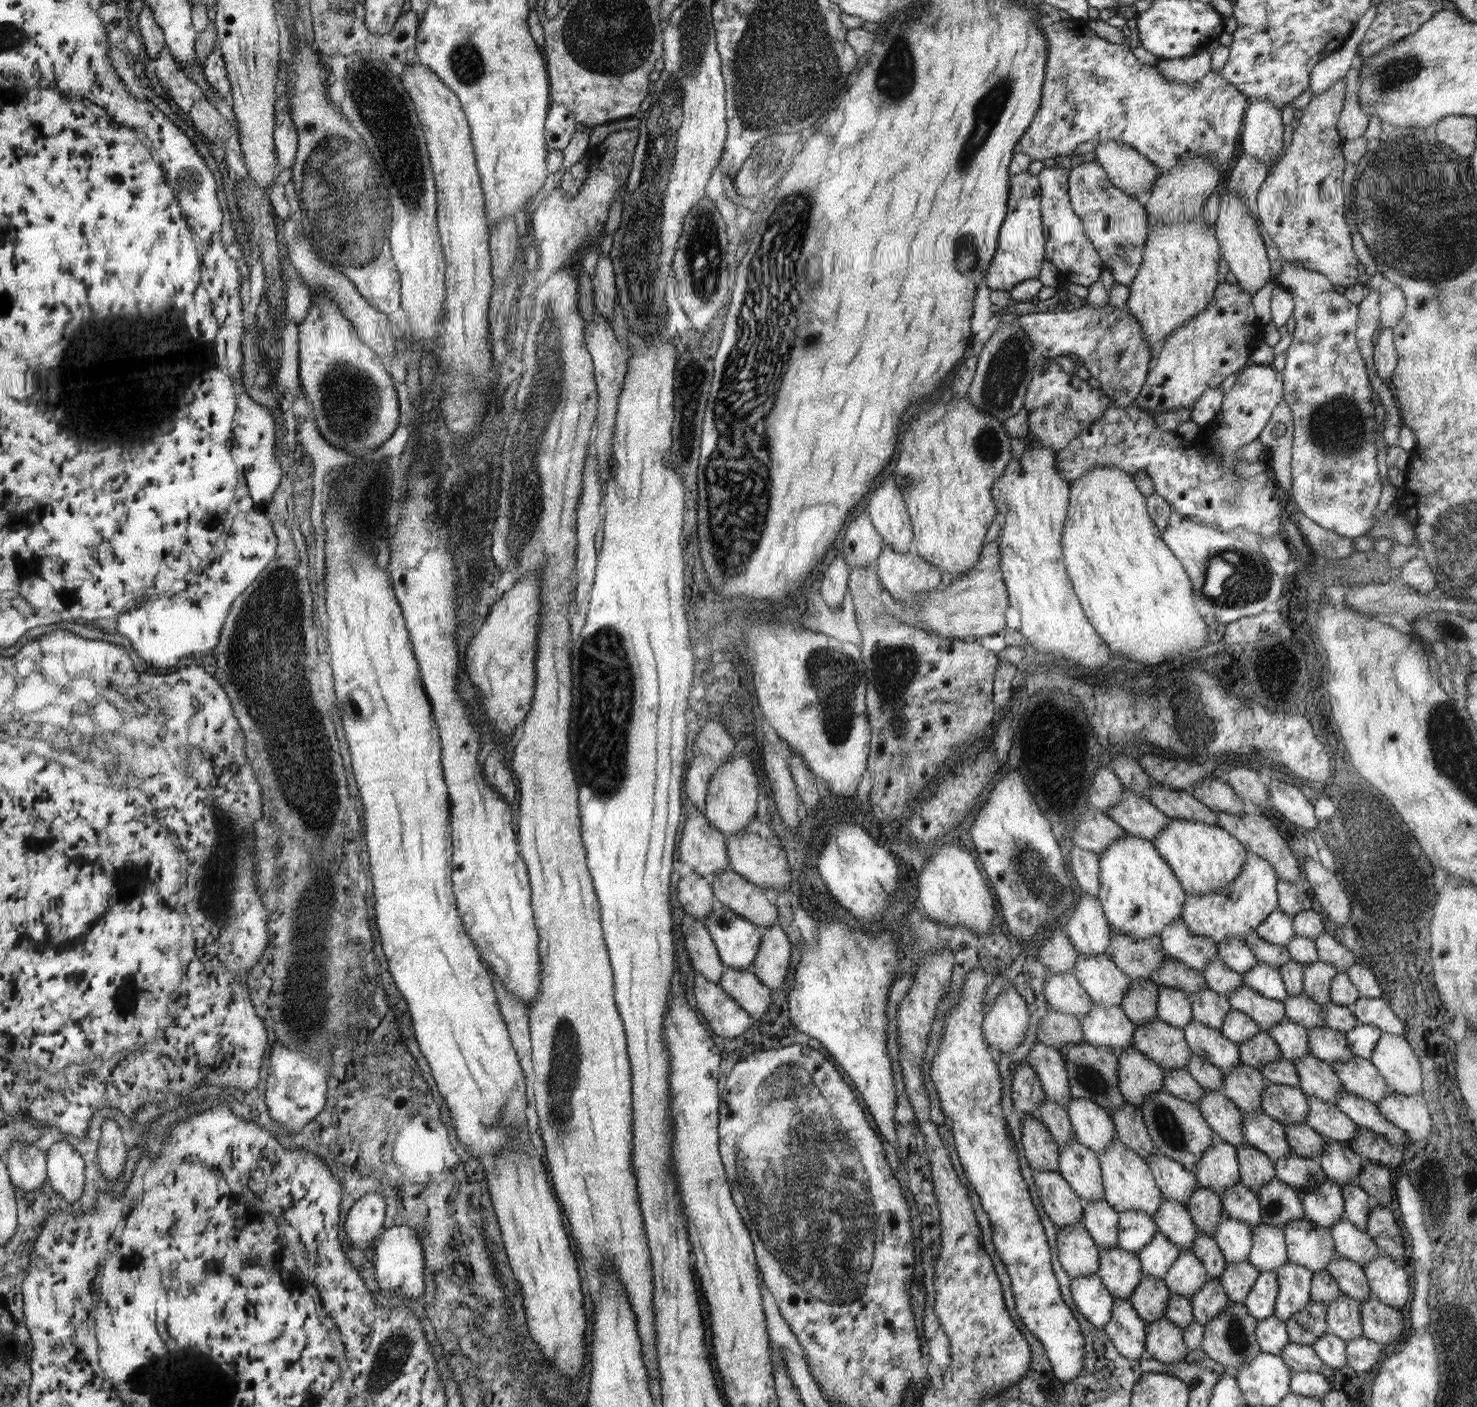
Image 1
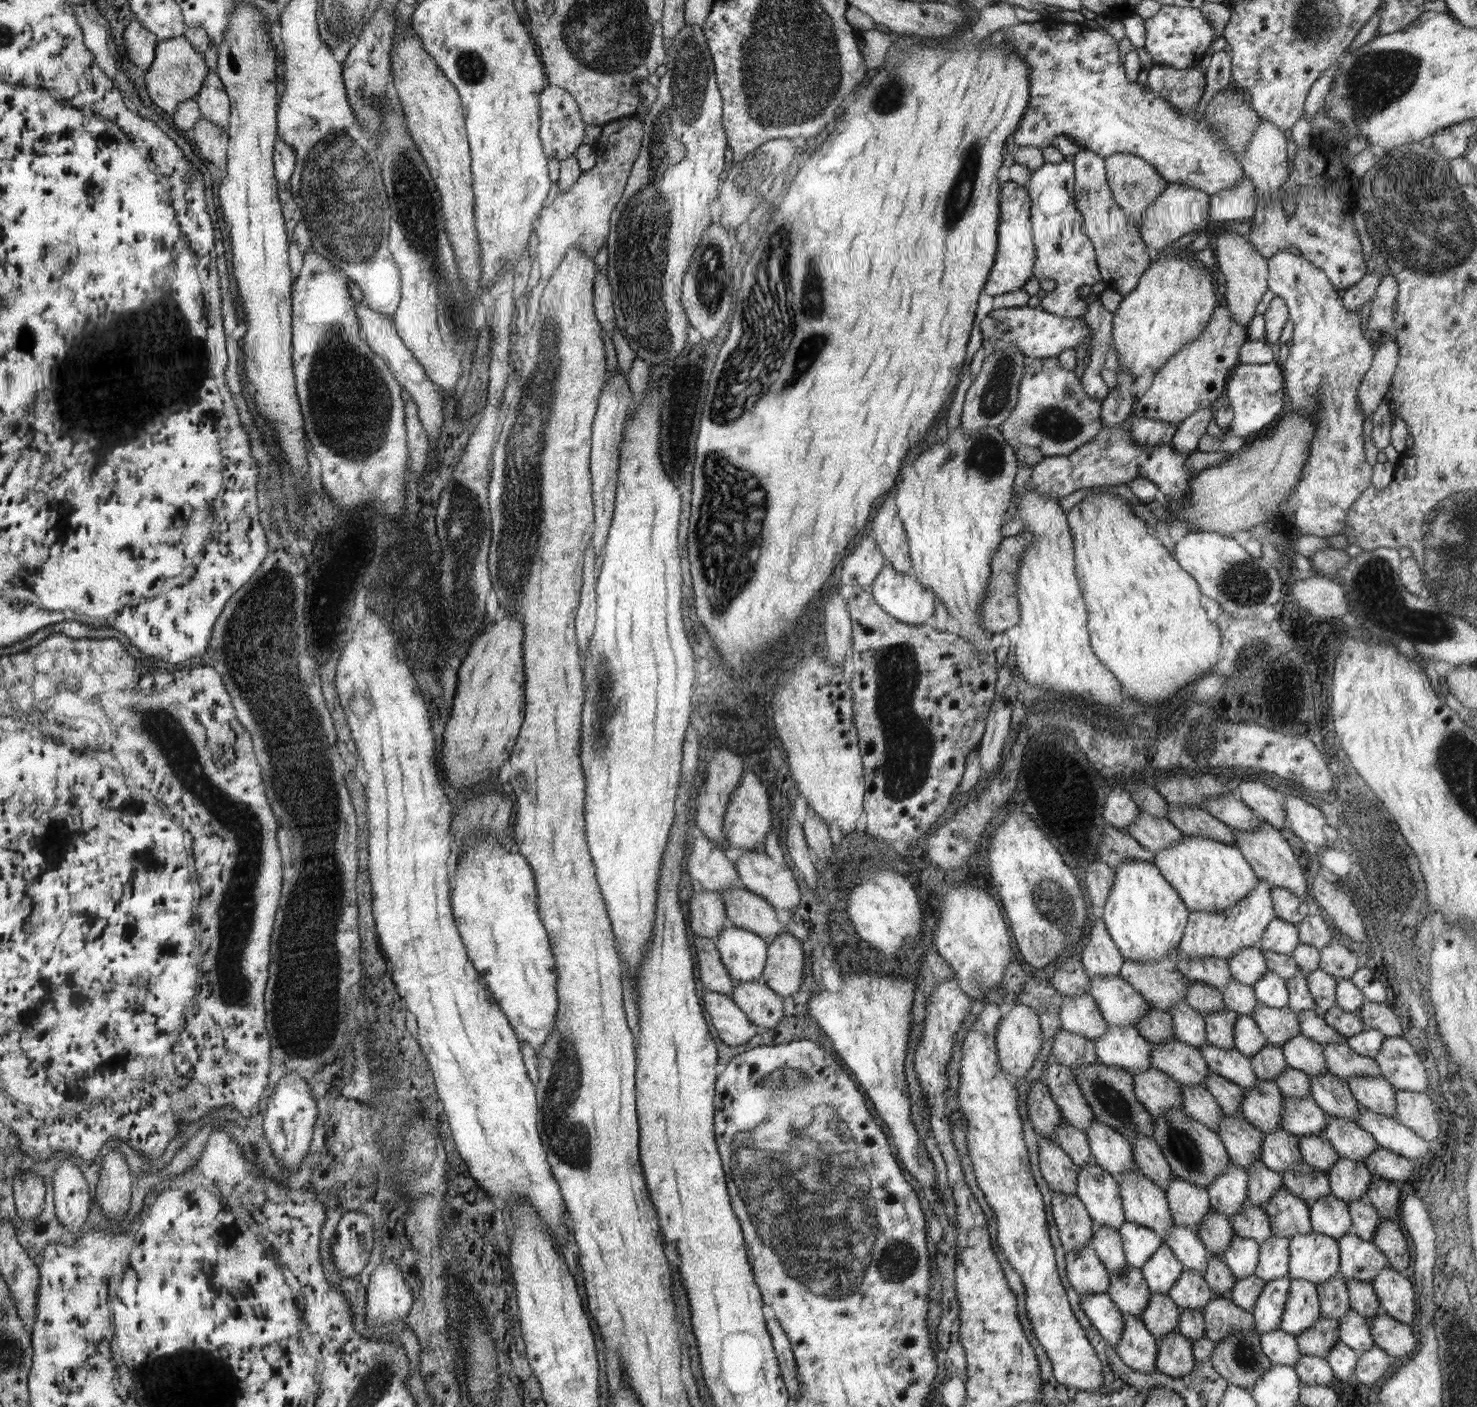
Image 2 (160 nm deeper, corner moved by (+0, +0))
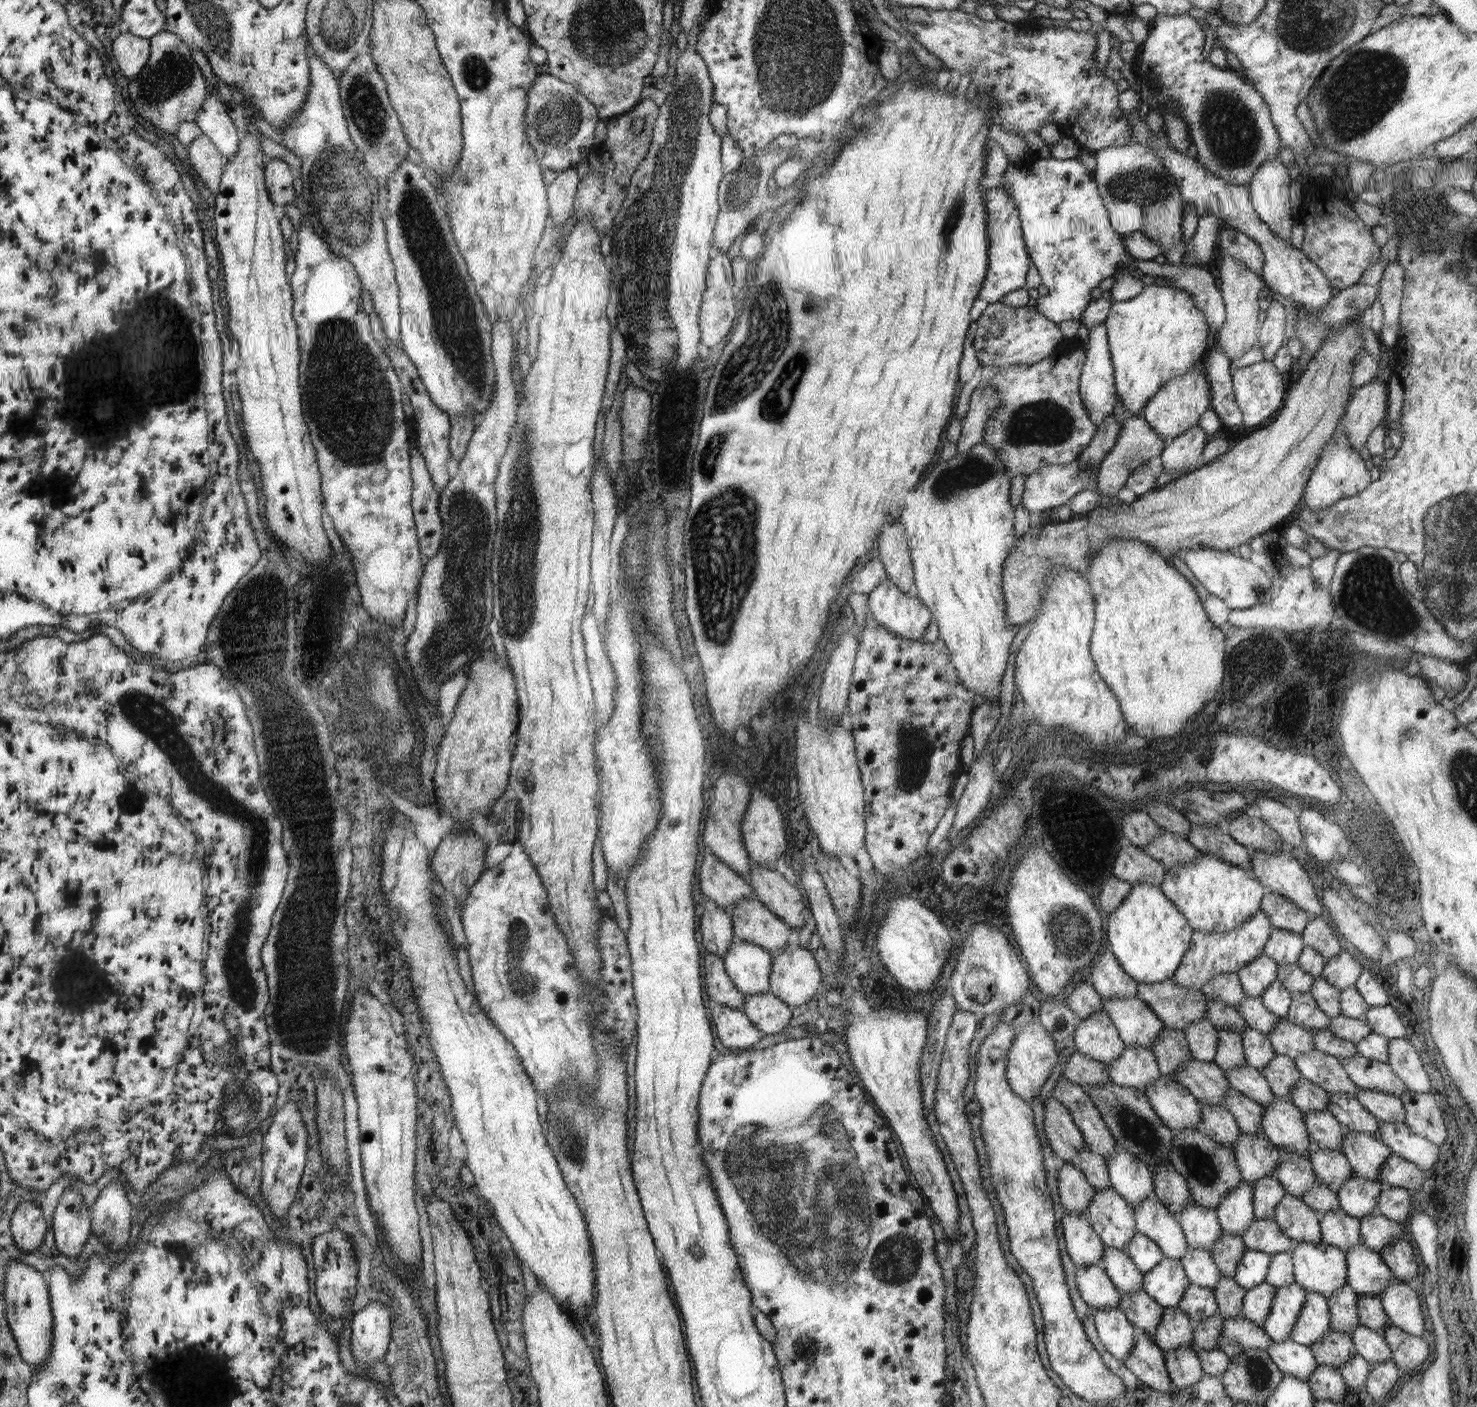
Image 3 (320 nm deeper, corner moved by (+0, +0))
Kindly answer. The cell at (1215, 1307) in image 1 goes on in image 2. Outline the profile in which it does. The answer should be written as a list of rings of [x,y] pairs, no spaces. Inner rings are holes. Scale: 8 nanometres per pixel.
[[[1214,1295],[1202,1314],[1205,1318],[1205,1337],[1215,1343],[1235,1332],[1258,1331],[1253,1314],[1236,1306],[1228,1297]]]

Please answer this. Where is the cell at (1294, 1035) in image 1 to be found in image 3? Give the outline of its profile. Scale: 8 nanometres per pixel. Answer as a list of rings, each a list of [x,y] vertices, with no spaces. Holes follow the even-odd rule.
[[[1313,1049],[1294,1060],[1301,1078],[1323,1088],[1328,1094],[1347,1094],[1356,1097],[1359,1086],[1354,1084],[1343,1064],[1335,1056]]]

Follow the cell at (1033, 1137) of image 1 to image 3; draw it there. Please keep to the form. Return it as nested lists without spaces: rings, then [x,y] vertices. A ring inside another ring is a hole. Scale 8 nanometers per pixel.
[[[1063,1161],[1056,1176],[1061,1205],[1065,1212],[1087,1212],[1096,1191],[1088,1183],[1086,1175],[1073,1163]]]

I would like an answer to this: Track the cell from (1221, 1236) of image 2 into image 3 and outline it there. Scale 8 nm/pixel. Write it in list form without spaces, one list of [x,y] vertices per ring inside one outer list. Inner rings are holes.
[[[1223,1232],[1215,1245],[1210,1248],[1213,1261],[1221,1276],[1234,1276],[1242,1255],[1247,1251],[1241,1237],[1237,1234]]]

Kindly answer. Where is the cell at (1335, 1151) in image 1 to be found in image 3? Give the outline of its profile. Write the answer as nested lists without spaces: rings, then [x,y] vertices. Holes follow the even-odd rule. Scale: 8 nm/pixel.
[[[1353,1174],[1336,1192],[1340,1209],[1352,1218],[1362,1218],[1373,1214],[1377,1208],[1377,1200],[1384,1190],[1384,1184],[1370,1181]]]

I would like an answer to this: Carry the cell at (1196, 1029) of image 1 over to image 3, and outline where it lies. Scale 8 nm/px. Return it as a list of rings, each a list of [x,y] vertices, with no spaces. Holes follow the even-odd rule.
[[[1246,1065],[1229,1068],[1224,1072],[1234,1090],[1238,1090],[1260,1106],[1270,1106],[1273,1103],[1276,1096],[1261,1071]]]

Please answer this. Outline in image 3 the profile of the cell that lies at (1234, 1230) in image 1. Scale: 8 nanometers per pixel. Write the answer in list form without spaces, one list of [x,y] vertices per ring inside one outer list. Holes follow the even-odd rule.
[[[1247,1250],[1242,1255],[1233,1279],[1238,1286],[1250,1290],[1267,1279],[1271,1255],[1260,1250]]]

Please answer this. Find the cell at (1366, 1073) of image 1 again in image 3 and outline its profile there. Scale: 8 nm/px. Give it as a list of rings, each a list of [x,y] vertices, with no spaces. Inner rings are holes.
[[[1359,1088],[1356,1098],[1372,1116],[1382,1122],[1404,1123],[1406,1111],[1399,1095]]]

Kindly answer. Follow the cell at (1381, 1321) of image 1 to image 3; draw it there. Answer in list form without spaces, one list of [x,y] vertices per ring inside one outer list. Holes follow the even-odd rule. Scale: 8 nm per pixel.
[[[1392,1324],[1387,1326],[1383,1337],[1391,1348],[1391,1360],[1401,1369],[1402,1373],[1418,1372],[1420,1366],[1430,1356],[1428,1342],[1421,1337],[1404,1332],[1397,1326]]]

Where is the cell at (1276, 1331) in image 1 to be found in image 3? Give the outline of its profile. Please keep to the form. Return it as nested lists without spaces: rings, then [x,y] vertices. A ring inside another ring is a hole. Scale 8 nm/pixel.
[[[1291,1338],[1284,1342],[1272,1341],[1267,1353],[1283,1375],[1302,1381],[1308,1381],[1308,1377],[1312,1376],[1318,1366],[1312,1349],[1294,1342]]]

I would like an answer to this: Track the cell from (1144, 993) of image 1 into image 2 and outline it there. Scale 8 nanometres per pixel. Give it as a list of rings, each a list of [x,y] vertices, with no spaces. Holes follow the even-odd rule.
[[[1150,1006],[1147,1014],[1136,1023],[1138,1033],[1154,1047],[1168,1043],[1175,1036],[1174,1027],[1172,1015],[1153,1006]]]

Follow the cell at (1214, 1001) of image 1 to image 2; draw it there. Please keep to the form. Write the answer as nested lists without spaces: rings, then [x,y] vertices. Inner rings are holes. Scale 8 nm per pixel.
[[[1221,1010],[1203,1015],[1206,1025],[1207,1042],[1220,1049],[1232,1049],[1234,1046],[1234,1029],[1239,1017],[1233,1010]]]

